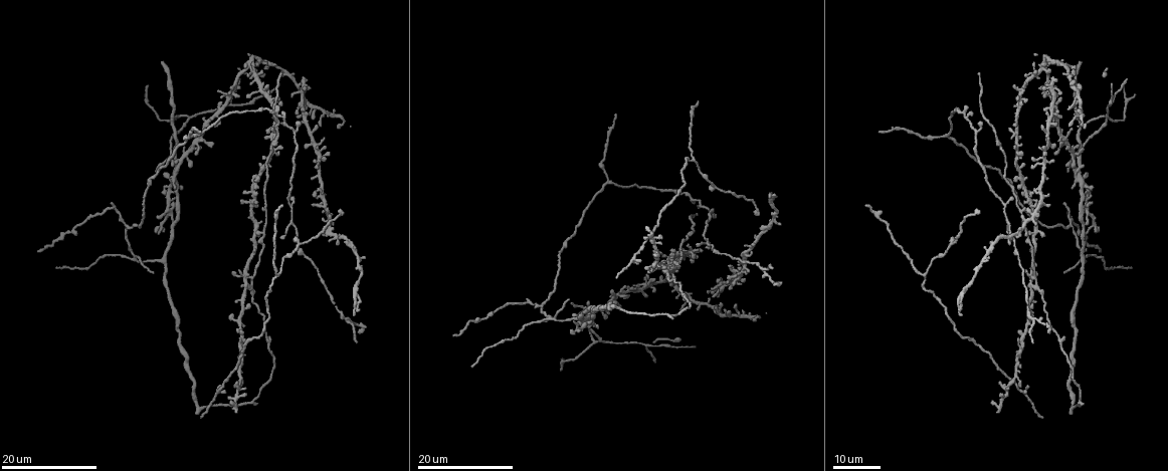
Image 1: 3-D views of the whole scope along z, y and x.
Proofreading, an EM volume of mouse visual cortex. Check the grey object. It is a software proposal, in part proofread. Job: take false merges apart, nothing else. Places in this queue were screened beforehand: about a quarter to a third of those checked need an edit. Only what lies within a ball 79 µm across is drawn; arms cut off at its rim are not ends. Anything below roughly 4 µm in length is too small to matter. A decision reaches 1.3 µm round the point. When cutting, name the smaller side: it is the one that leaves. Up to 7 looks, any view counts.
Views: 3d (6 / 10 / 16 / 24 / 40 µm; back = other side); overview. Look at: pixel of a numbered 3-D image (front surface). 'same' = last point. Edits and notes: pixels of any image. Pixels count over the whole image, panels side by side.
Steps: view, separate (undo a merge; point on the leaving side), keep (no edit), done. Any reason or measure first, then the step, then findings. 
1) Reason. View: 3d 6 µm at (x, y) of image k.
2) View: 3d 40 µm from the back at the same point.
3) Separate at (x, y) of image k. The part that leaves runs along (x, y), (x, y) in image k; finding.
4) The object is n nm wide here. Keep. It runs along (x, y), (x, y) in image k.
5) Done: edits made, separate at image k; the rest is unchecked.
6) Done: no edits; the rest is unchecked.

Arms run side by side. View: 3d 16 µm at (239, 388) of image 1.

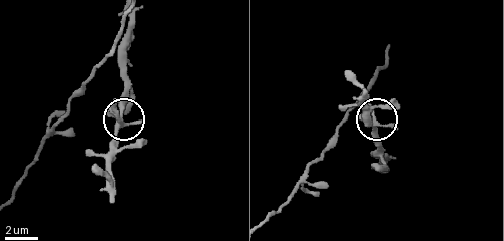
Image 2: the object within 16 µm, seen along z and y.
View: 3d 10 µm at (120, 122) of image 2.

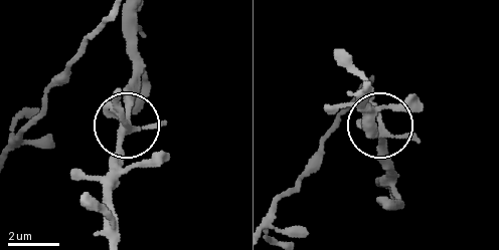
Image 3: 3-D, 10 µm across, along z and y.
5 arms meet here. Keep. It runs along (135, 19), (135, 96), (109, 192) in image 3; all the same neuron.

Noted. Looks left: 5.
Arms part here. View: 3d 24 µm at (1033, 318) of image 1.

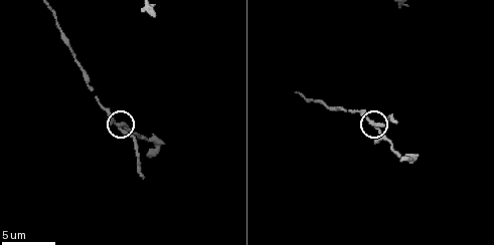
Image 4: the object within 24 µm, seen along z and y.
Closer look. View: 3d 6 µm at (120, 126) of image 4.

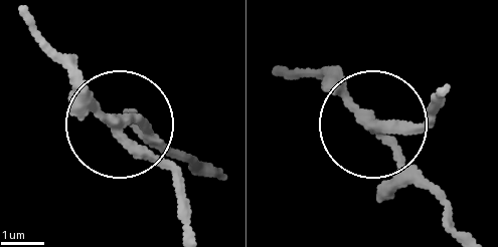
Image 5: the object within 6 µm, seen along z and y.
The side arm is 6 µm long; 3 arms meet here. Keep. Continuous, no second neuron.

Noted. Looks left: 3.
Branch point. View: 3d 24 µm at (229, 104) of image 1.

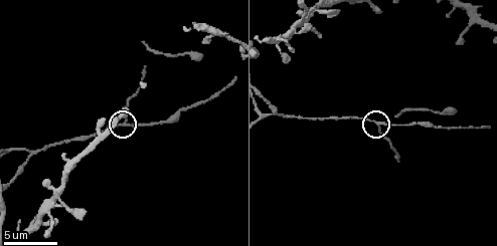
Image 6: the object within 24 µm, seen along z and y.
View: 3d 6 µm at (124, 121) of image 6.

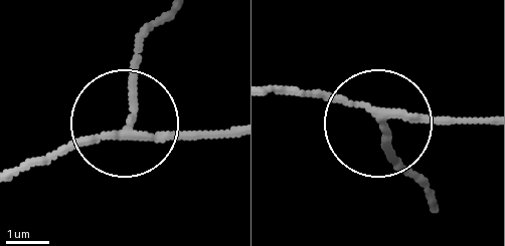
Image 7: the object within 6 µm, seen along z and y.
3 arms meet here. Keep. It runs along (19, 174), (124, 124), (138, 30) in image 7; one neuron here.

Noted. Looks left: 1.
Done: no edits; the rest is unchecked.

